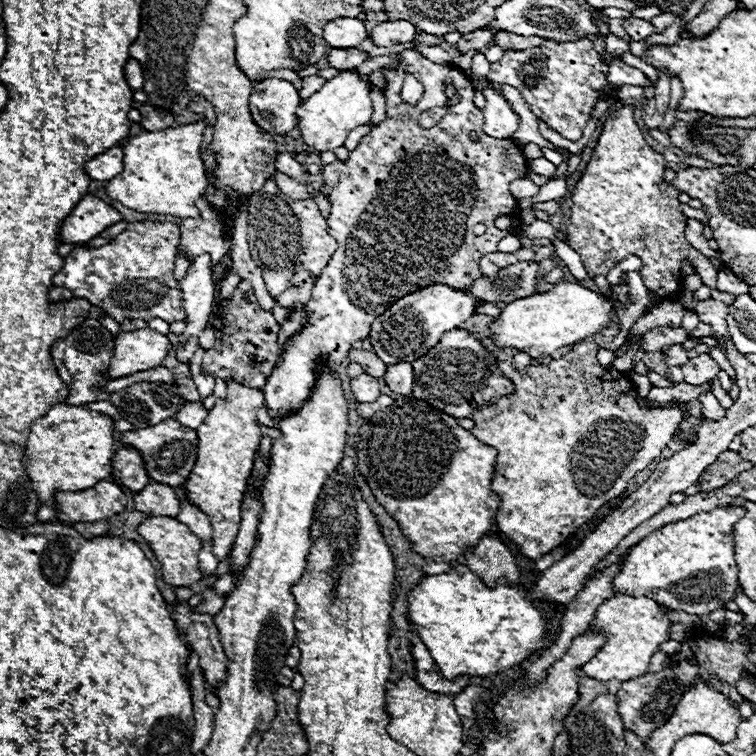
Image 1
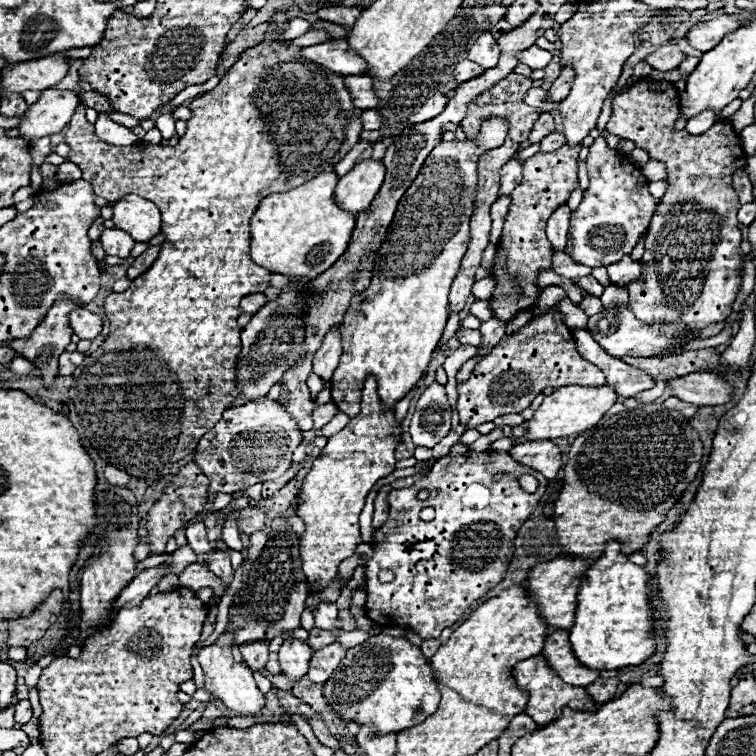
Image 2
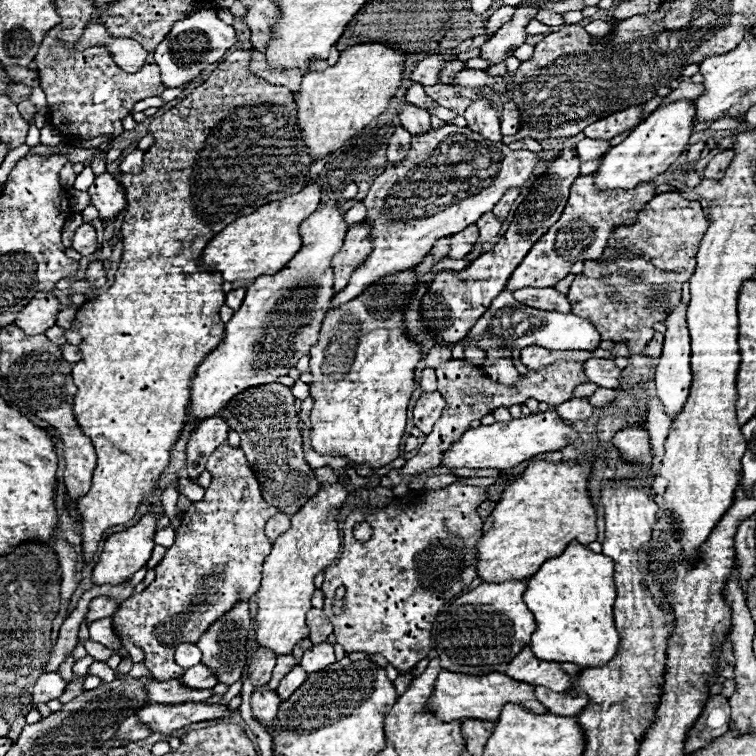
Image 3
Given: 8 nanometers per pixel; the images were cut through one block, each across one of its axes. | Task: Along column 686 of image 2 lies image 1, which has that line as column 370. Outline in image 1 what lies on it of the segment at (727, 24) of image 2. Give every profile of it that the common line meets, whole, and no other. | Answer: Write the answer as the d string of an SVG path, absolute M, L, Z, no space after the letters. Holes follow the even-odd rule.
M388 20L374 26L374 30L370 32L370 40L376 46L384 46L384 48L394 44L408 44L414 42L414 38L416 38L416 28L412 22L406 20Z

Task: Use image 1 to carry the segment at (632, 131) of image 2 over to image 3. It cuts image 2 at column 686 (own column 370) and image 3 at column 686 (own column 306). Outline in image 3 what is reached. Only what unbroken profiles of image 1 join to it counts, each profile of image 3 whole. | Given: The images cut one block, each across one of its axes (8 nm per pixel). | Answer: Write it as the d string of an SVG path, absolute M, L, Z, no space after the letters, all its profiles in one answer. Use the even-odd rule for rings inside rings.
M680 302L678 308L672 308L668 312L668 316L664 318L666 324L666 332L664 332L664 348L662 348L662 356L660 362L656 366L656 394L662 400L662 404L666 406L666 414L672 418L676 416L682 406L686 404L688 392L690 392L690 382L692 382L692 374L690 374L690 334L686 328L686 308L688 302Z

